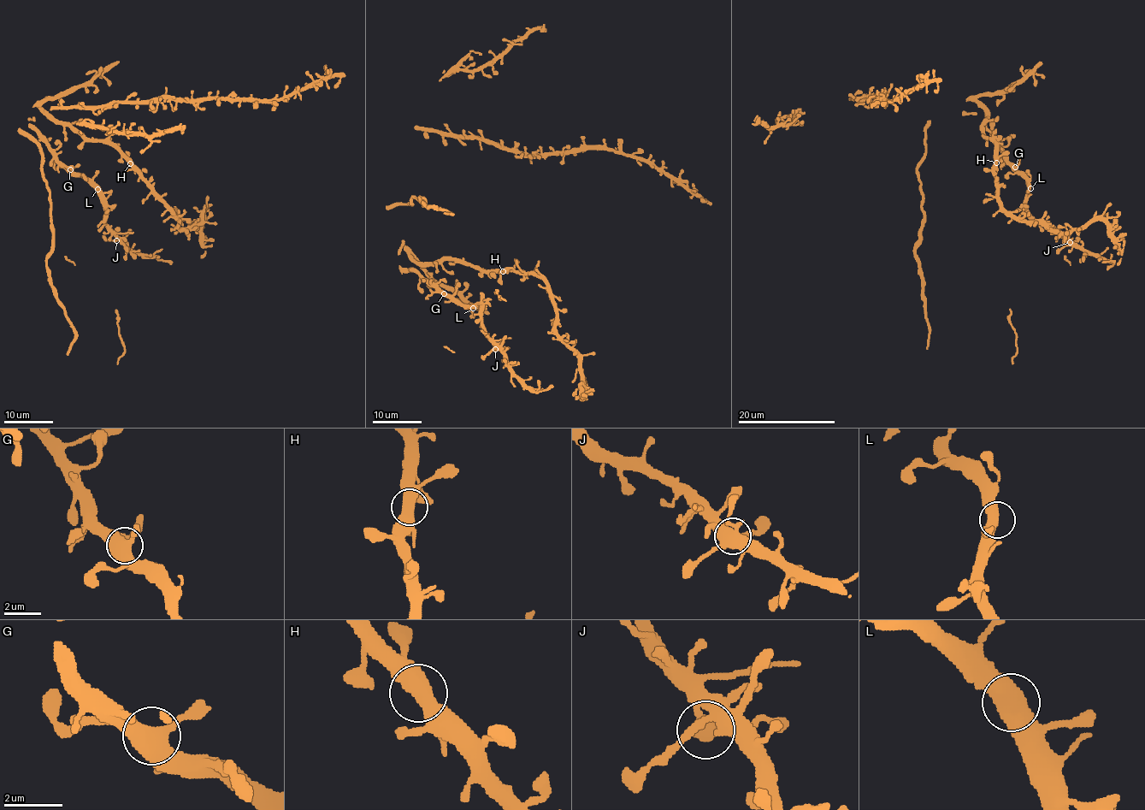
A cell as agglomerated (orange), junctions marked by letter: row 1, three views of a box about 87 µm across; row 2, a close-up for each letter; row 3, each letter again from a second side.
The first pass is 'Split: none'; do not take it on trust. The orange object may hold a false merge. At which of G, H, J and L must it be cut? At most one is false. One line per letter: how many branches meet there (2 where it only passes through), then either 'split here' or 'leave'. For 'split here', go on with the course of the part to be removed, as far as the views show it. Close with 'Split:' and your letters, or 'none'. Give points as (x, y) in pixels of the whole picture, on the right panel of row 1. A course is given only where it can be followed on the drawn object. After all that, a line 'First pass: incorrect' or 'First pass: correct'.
G: branches 3; leave
H: branches 2; leave
J: branches 2; leave
L: branches 2; leave
Split: none
First pass: correct

